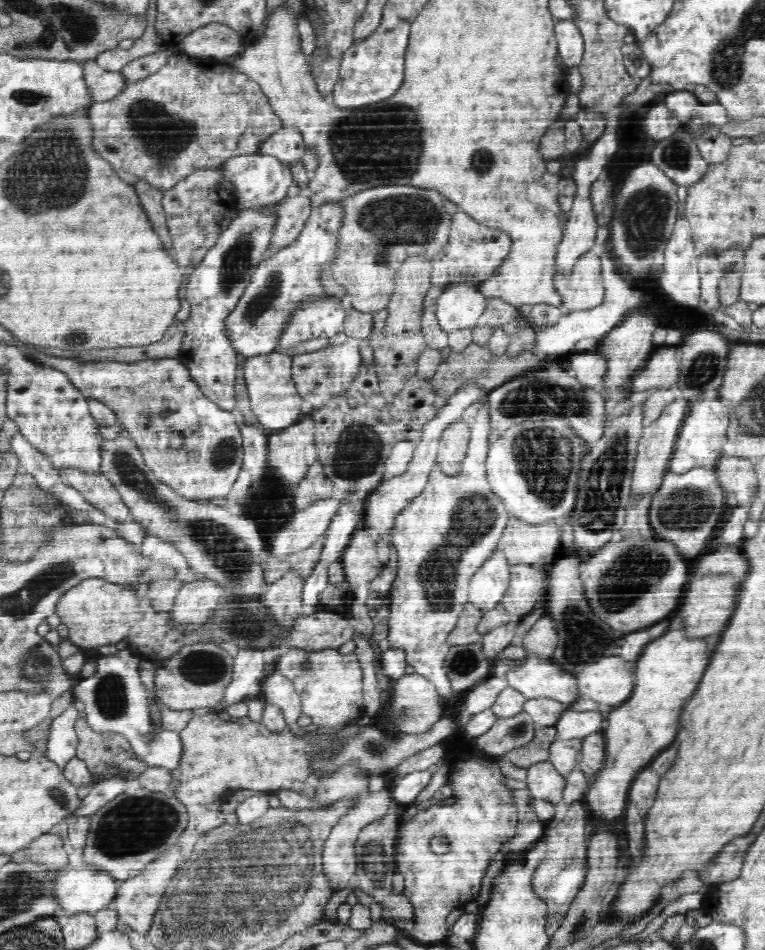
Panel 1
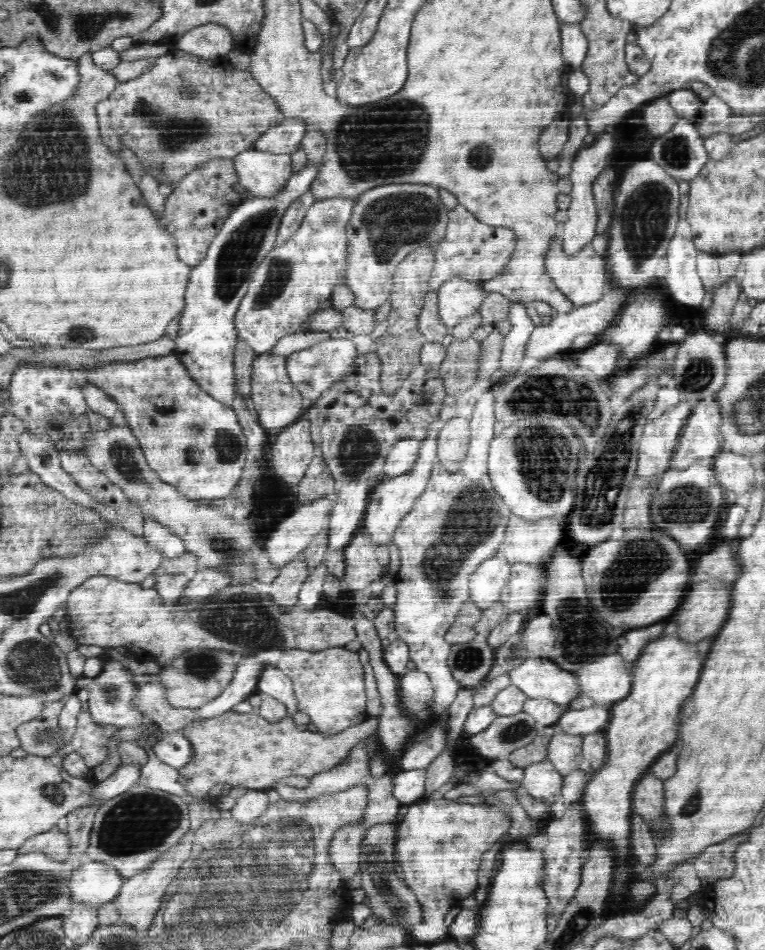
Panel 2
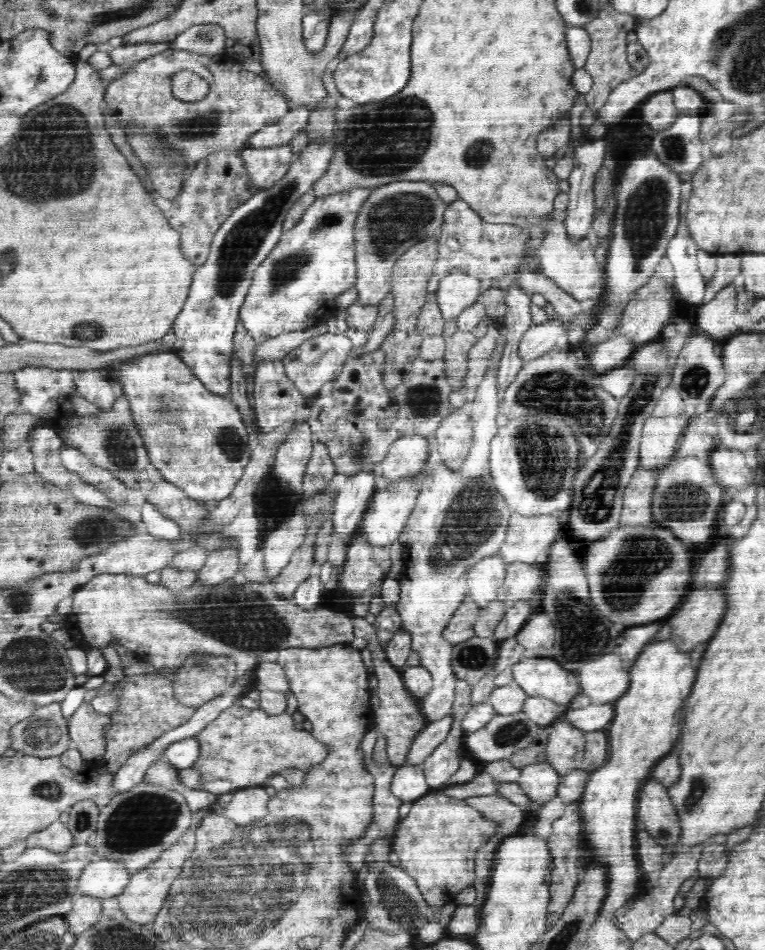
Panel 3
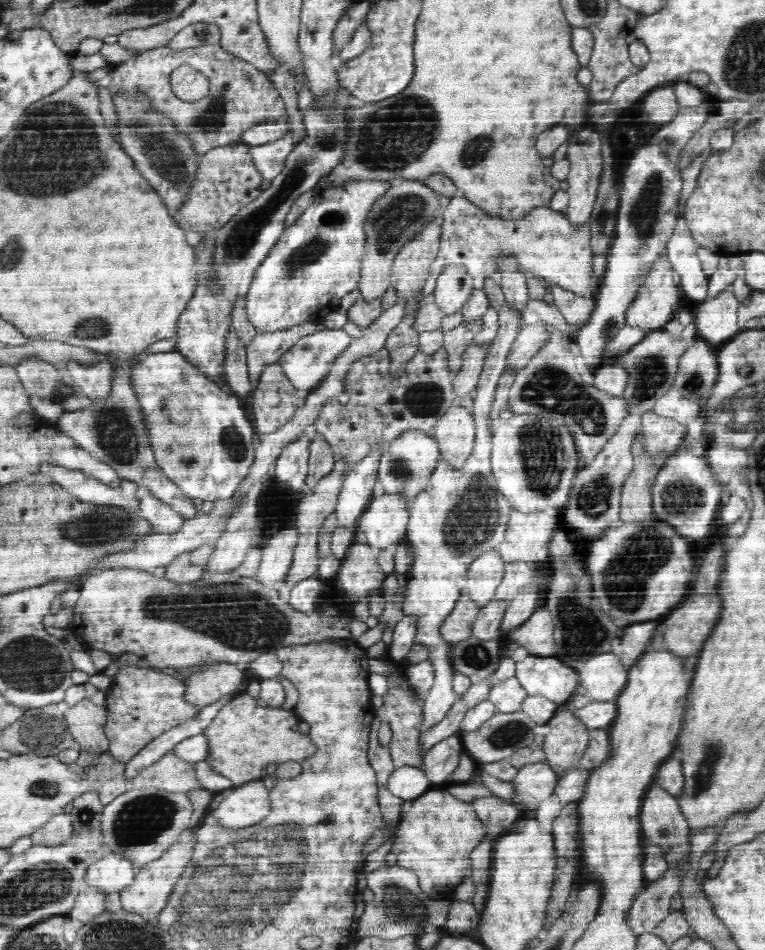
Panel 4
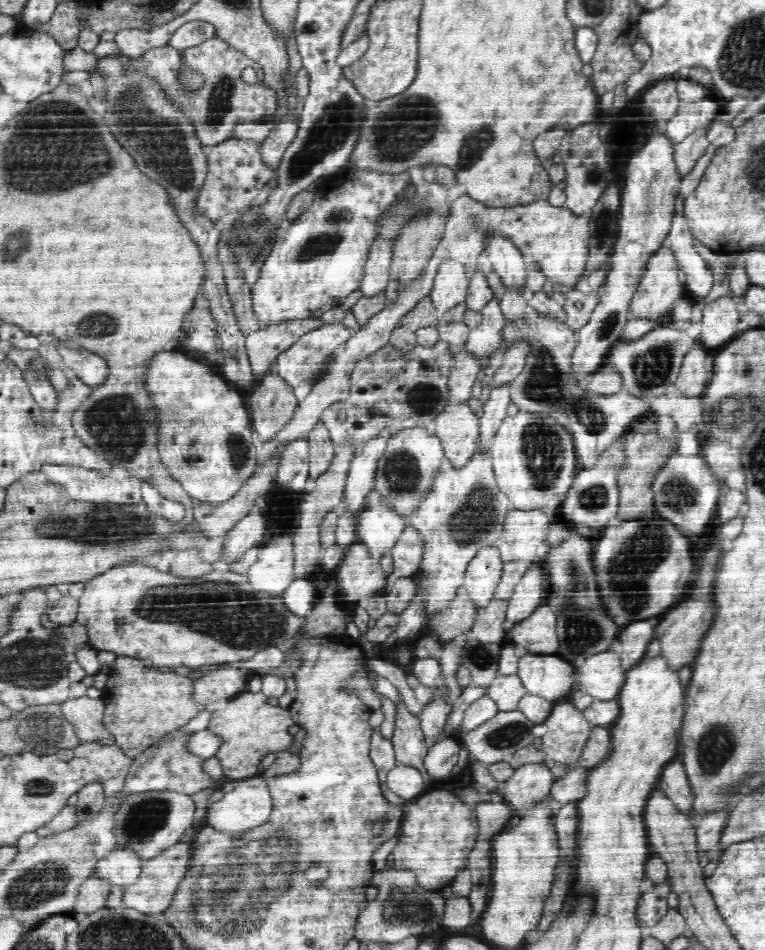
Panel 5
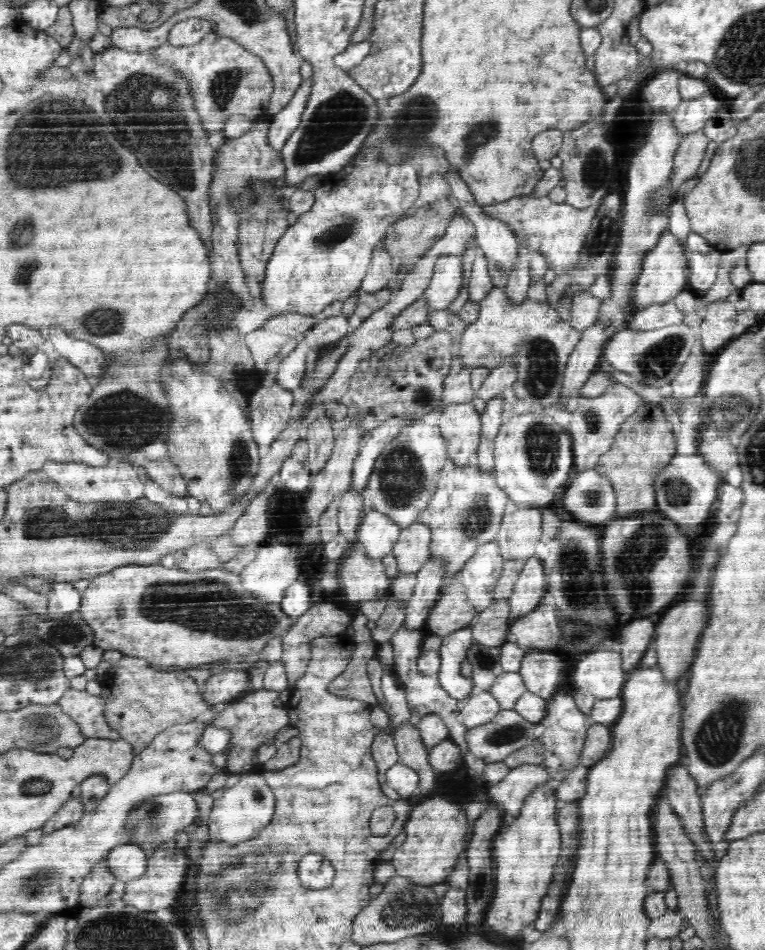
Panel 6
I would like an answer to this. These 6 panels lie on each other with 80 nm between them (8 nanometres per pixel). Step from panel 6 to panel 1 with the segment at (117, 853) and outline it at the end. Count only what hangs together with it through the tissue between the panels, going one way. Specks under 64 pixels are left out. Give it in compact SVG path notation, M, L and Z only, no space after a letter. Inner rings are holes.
M96 864L79 870L67 867L62 869L62 875L57 881L56 899L69 917L78 912L95 913L107 908L119 888L116 878Z

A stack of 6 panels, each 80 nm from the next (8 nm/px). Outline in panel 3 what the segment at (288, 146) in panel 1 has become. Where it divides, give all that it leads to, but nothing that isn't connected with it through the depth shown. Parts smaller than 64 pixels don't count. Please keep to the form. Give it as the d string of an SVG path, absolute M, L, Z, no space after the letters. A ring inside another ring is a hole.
M307 106L290 108L288 114L279 122L267 125L249 140L249 145L255 148L273 148L290 144L298 132L304 130L309 122L309 110Z

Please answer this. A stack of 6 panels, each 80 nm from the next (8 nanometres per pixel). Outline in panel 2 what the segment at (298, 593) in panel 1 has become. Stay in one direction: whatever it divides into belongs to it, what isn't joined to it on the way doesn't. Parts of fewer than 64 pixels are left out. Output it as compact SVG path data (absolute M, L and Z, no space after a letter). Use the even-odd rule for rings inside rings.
M306 550L300 552L292 562L280 568L276 580L272 581L270 596L276 600L276 604L284 604L284 608L298 606L298 592L310 573L305 556Z

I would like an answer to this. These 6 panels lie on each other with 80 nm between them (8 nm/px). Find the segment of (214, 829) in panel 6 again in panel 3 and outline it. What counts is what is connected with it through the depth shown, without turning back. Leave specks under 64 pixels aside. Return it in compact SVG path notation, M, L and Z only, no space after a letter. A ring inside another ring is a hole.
M253 785L242 789L236 788L233 791L233 798L225 806L223 814L228 822L243 827L267 815L270 799L264 786Z

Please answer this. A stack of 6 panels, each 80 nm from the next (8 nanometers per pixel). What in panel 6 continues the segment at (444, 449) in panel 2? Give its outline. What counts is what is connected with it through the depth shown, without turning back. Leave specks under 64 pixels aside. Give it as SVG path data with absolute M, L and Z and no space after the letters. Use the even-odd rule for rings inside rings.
M474 404L446 405L434 421L447 441L448 456L454 464L466 466L474 462L470 456L476 454L481 439L481 416Z

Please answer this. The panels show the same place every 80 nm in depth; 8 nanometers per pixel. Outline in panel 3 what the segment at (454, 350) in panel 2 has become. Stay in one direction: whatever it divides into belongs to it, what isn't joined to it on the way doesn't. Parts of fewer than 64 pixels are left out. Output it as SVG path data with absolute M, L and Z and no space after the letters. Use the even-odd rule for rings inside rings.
M457 330L445 339L445 355L447 379L452 390L462 392L464 378L468 376L468 352L478 342L471 332Z

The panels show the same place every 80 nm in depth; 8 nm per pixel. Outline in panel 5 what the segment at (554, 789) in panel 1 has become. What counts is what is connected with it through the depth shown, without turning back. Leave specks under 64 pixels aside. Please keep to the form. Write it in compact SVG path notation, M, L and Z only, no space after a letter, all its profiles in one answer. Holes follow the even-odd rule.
M543 763L526 764L515 769L495 797L510 805L514 815L524 817L536 801L550 796L555 781L552 771Z

